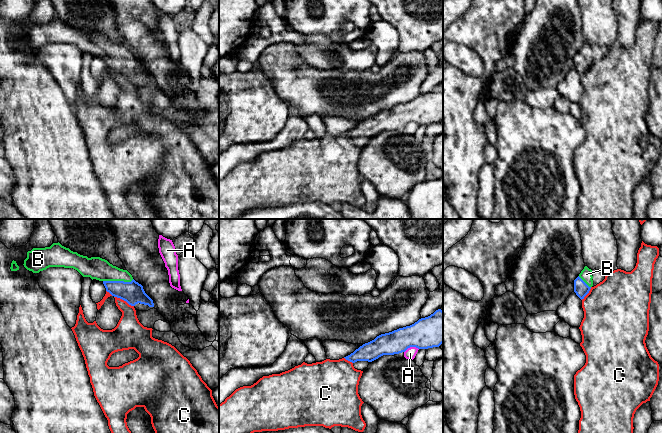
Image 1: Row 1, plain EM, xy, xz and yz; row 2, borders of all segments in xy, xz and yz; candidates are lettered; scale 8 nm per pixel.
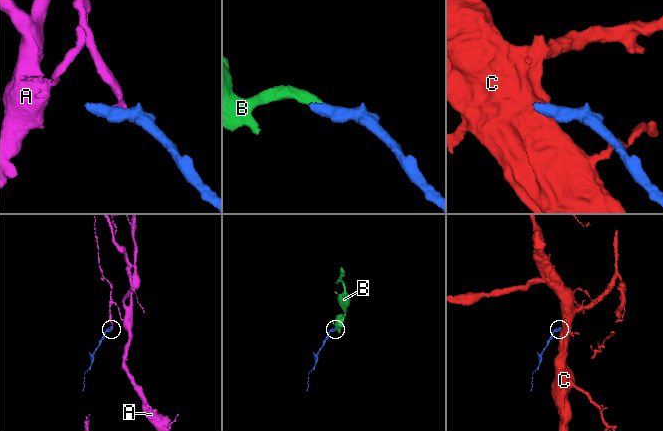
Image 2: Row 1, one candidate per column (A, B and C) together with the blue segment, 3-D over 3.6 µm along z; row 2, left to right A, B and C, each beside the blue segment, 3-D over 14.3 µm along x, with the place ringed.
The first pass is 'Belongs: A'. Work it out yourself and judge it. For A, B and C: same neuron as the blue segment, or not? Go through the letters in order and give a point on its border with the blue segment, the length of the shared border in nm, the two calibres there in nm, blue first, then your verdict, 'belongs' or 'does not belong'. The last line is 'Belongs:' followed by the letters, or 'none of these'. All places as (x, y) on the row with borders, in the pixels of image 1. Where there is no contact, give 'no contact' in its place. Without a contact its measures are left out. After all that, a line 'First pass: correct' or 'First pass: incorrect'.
A: contact xz (411, 346); length 120 nm; calibres 240 and 90 nm; does not belong
B: contact xy (118, 281); length 240 nm; calibres 180 and 180 nm; belongs
C: contact xy (124, 300); length 180 nm; calibres 180 and 220 nm; does not belong
Belongs: B
First pass: incorrect

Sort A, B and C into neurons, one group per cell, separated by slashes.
A / B / C

